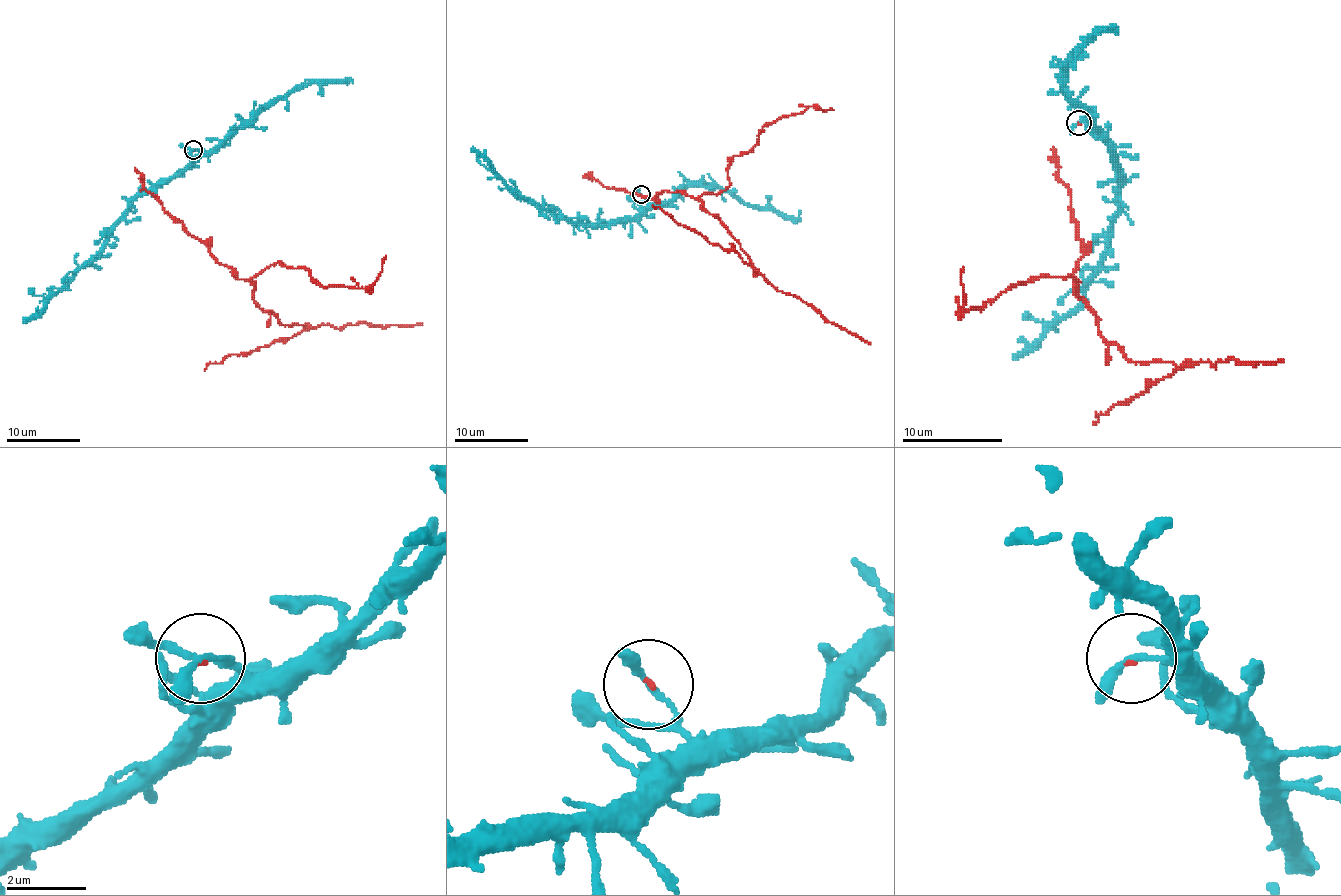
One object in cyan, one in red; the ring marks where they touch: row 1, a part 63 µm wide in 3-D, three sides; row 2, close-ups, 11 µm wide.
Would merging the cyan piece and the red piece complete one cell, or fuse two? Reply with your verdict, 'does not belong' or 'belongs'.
belongs

